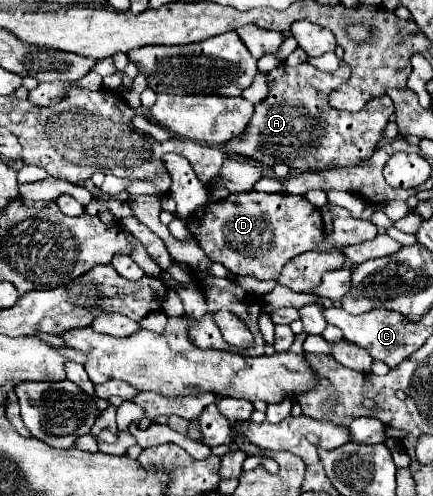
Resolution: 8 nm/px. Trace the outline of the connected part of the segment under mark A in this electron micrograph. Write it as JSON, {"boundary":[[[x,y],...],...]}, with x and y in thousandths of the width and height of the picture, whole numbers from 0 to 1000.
{"boundary":[[[788,123],[788,135],[769,147],[737,143],[732,135],[700,127],[672,139],[667,131],[644,131],[630,143],[621,143],[621,196],[589,216],[589,228],[580,236],[580,248],[561,264],[557,276],[529,284],[515,292],[515,300],[533,313],[557,313],[570,321],[589,321],[598,333],[630,337],[640,329],[658,329],[677,341],[700,341],[700,345],[737,345],[737,341],[774,341],[774,337],[815,337],[834,333],[857,317],[857,308],[871,300],[871,288],[880,284],[880,268],[889,252],[898,248],[898,232],[908,228],[908,204],[898,192],[880,192],[857,200],[834,224],[824,228],[801,228],[801,224],[778,224],[760,212],[760,188],[778,179],[788,167],[806,163],[811,135]]]}

